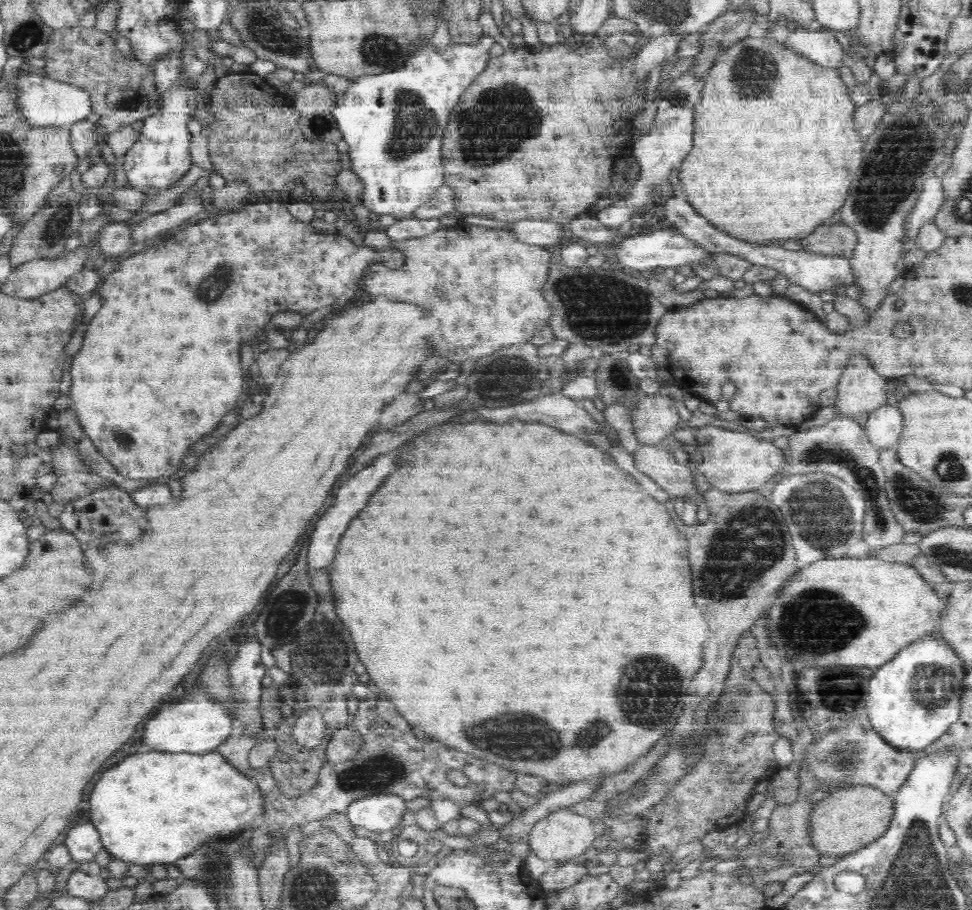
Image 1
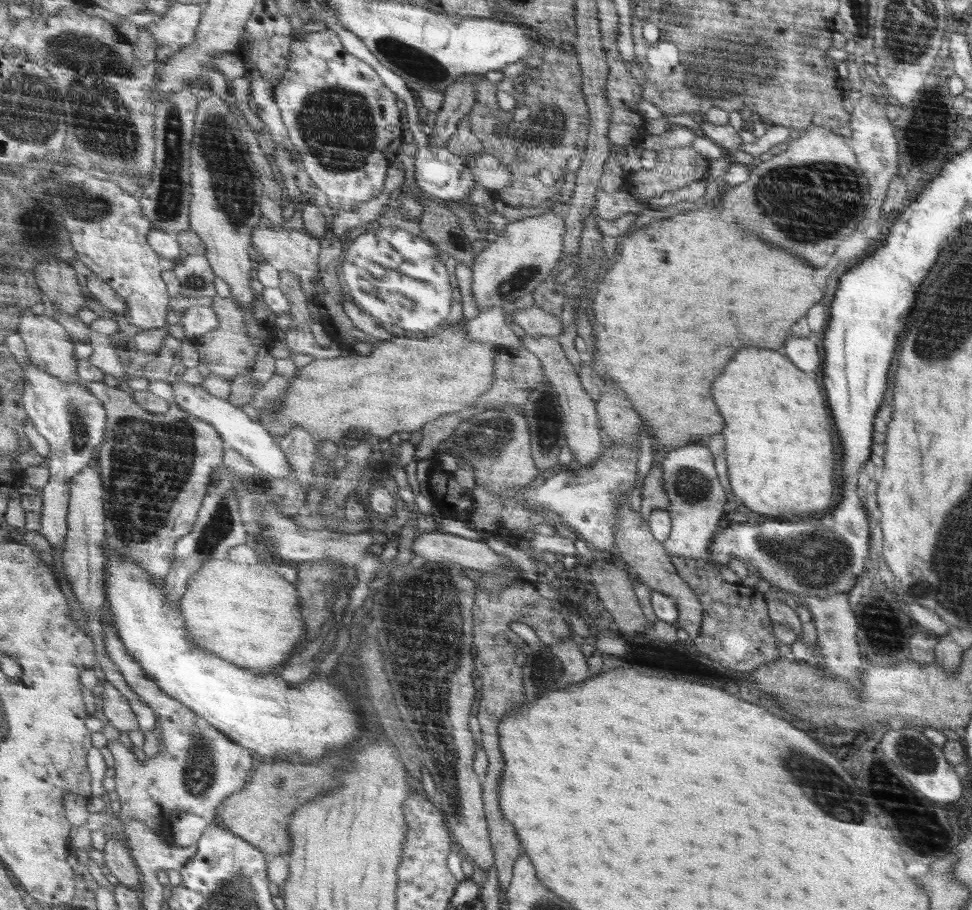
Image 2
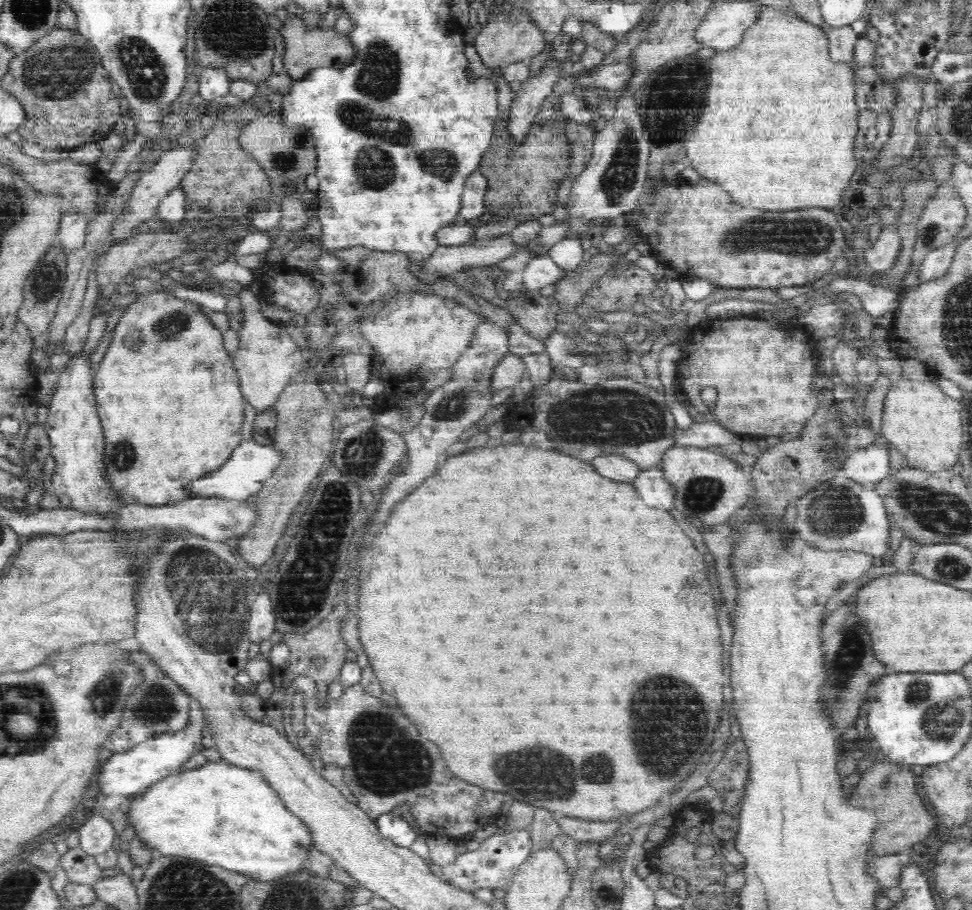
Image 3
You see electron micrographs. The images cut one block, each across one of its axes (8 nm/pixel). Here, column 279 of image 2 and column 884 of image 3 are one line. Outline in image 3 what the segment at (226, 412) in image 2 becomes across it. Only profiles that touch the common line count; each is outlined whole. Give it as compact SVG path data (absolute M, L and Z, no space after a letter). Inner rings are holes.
M871 443L849 454L842 466L841 475L857 484L874 486L891 474L889 451L884 445Z

